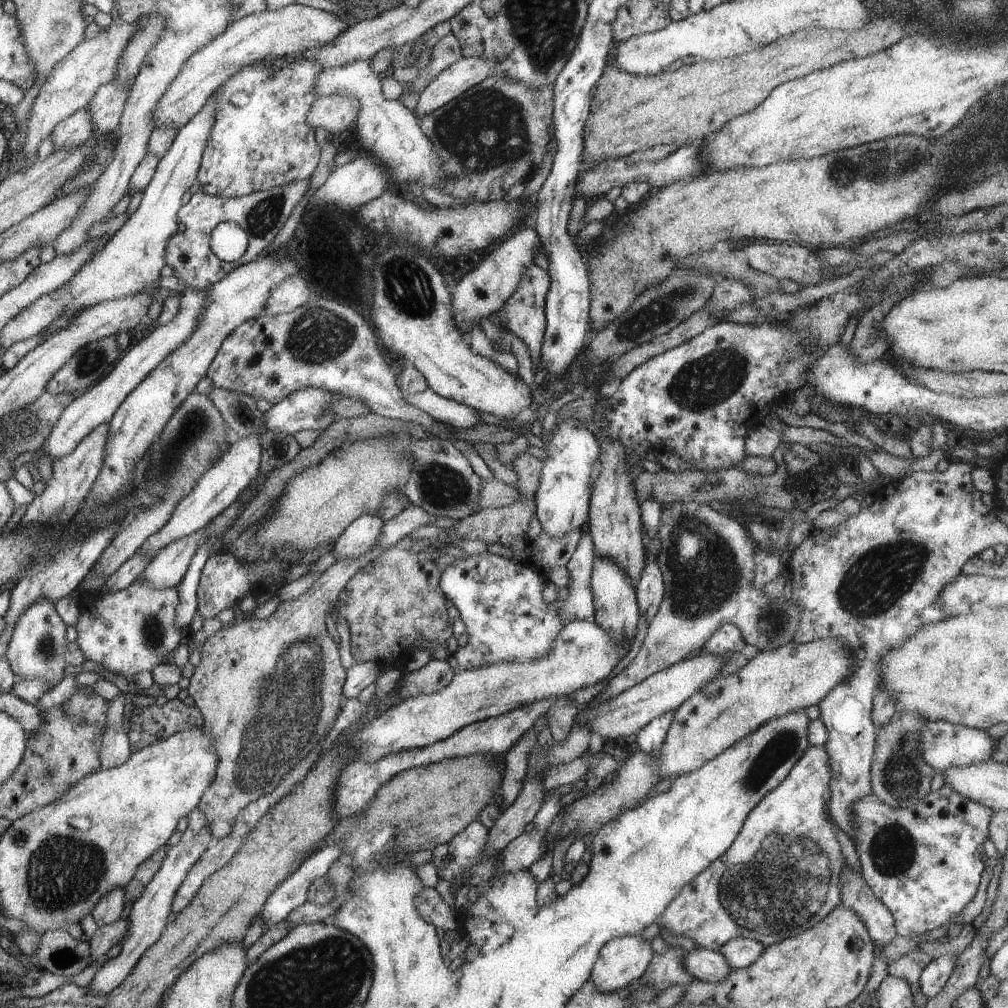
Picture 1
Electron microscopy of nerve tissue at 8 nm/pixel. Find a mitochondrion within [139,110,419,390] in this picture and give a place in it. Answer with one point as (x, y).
(321, 334)

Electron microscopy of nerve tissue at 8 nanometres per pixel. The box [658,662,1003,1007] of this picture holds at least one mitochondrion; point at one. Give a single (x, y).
(782, 886)

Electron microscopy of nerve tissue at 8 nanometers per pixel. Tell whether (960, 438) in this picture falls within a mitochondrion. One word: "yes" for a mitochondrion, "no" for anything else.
no

